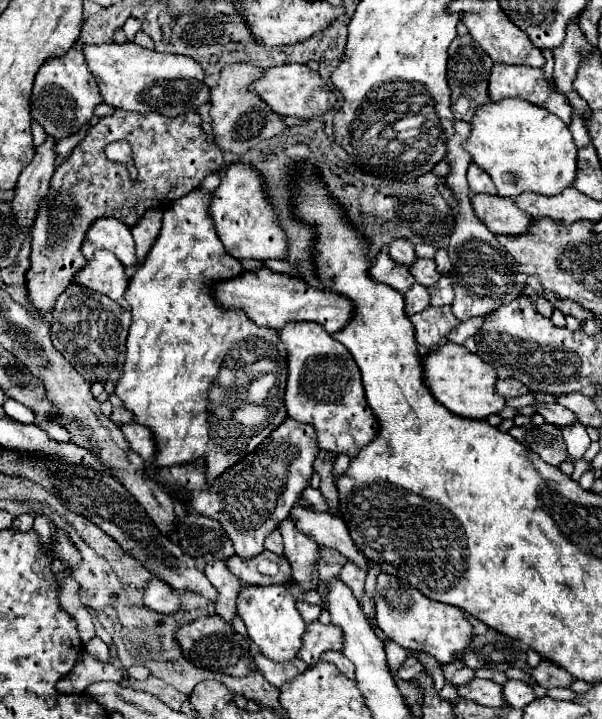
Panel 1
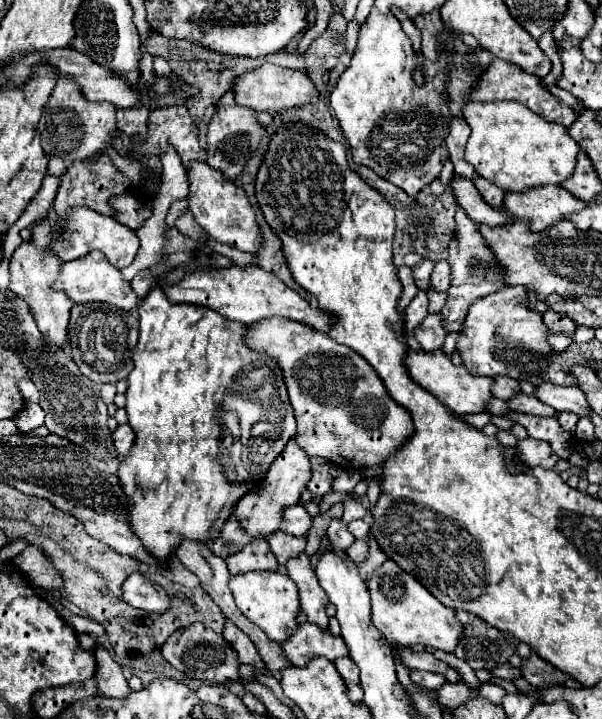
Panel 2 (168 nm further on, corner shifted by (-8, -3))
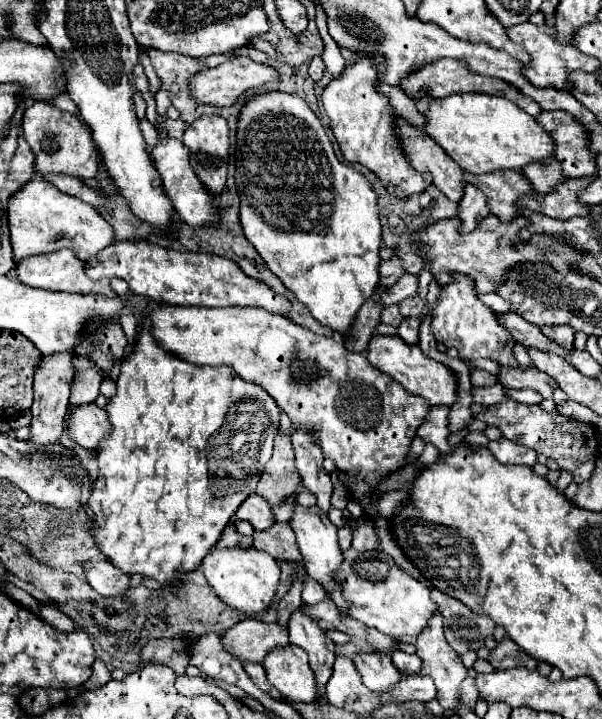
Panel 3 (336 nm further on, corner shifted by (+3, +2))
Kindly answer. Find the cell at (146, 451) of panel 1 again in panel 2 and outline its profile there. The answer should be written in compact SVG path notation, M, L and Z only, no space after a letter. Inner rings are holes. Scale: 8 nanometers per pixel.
M128 423L126 425L118 425L116 431L112 433L112 443L114 443L114 447L116 447L116 451L120 455L126 455L130 451L132 441L134 441L134 431L132 431L132 427Z

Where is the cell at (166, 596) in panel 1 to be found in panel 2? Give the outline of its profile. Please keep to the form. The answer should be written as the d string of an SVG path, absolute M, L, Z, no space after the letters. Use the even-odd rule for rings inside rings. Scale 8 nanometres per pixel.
M132 573L124 583L122 583L122 595L120 599L136 609L144 609L144 611L156 611L162 613L168 609L170 599L166 595L166 591L152 583L148 577L140 575L140 573Z

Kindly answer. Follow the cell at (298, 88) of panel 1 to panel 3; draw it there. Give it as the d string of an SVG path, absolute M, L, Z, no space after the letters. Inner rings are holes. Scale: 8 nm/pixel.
M239 56L235 60L229 60L217 68L205 68L201 70L199 74L195 74L191 78L191 94L193 98L197 98L197 102L203 102L203 104L215 104L215 106L233 106L241 94L245 94L247 90L253 90L253 88L259 88L267 82L277 82L281 76L275 68L271 66L265 66L265 64L259 64L259 62L253 62L251 58L247 56Z

